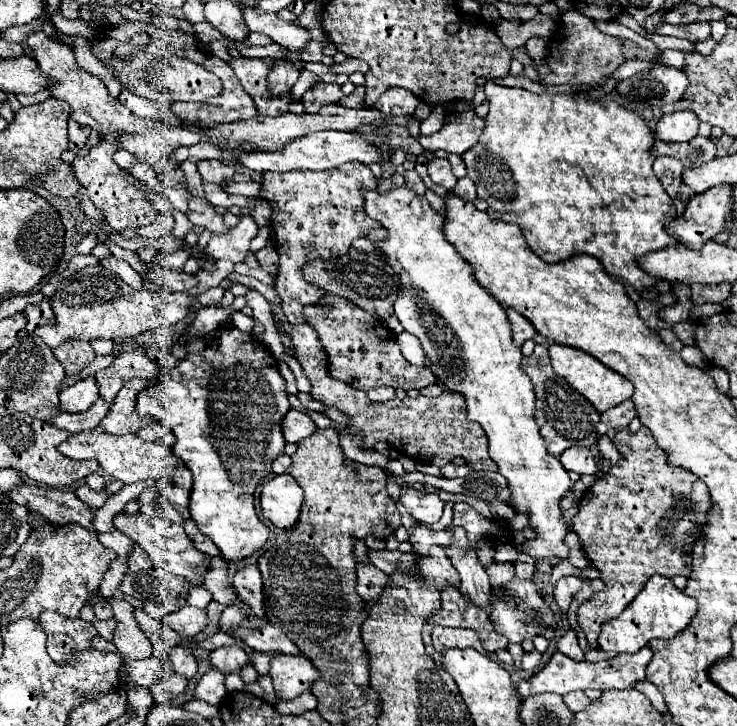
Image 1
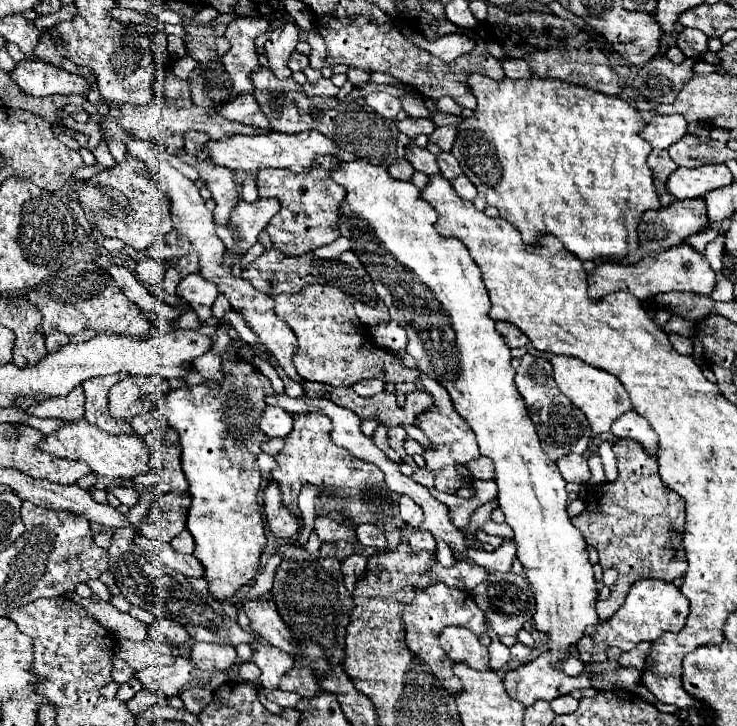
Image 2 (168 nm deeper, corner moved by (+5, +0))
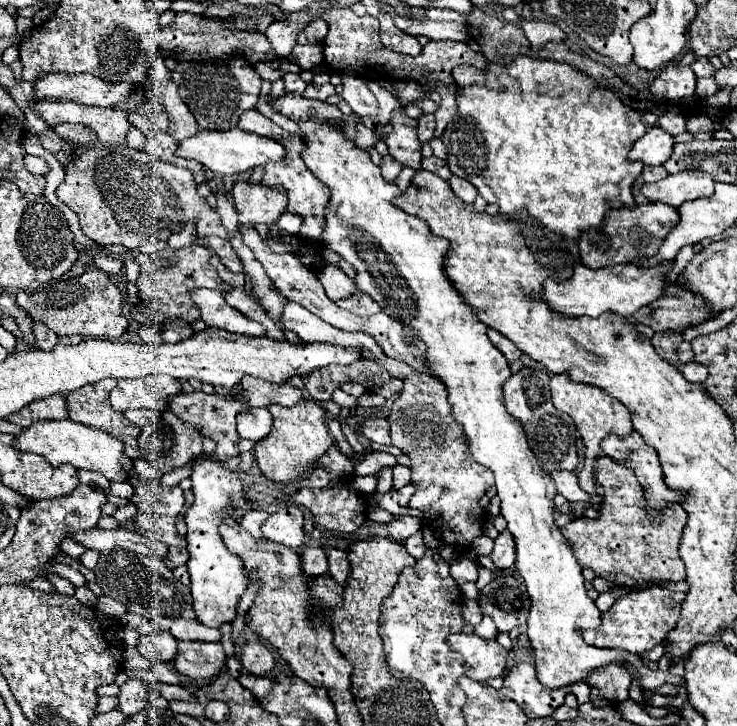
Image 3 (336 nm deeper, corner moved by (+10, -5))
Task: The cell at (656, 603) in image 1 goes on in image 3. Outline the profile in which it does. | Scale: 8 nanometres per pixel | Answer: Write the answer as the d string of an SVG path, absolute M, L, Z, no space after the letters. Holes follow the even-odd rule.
M650 587L644 591L630 591L628 595L620 597L612 609L602 613L602 623L598 629L590 629L584 633L584 641L594 647L616 647L624 649L634 655L642 655L662 643L678 623L680 605L686 593L676 593L664 587Z

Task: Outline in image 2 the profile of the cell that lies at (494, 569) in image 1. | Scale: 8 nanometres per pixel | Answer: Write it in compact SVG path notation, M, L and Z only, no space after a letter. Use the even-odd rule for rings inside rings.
M503 540L503 544L493 552L469 548L467 556L489 572L509 572L511 564L515 560L515 542Z

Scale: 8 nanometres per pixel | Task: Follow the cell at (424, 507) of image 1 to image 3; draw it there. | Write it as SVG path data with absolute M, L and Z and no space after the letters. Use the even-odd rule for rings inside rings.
M396 517L392 523L388 523L390 537L396 541L406 541L410 535L420 531L420 519L418 517Z

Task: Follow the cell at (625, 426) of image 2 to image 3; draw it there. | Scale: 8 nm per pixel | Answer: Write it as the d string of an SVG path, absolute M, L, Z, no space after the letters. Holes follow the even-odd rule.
M636 431L632 435L628 435L628 437L608 435L602 441L602 451L604 451L606 457L614 459L616 463L626 463L634 471L636 479L644 487L646 513L650 515L650 519L654 519L654 523L660 523L662 521L662 509L666 509L668 505L674 505L674 503L682 503L682 491L668 489L666 483L664 483L664 479L662 479L662 467L660 467L660 461L658 461L658 453L648 443L644 443L644 439Z

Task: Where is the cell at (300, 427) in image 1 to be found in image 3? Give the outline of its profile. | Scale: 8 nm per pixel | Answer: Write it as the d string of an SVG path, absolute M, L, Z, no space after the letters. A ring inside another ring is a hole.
M250 407L248 411L238 413L238 435L242 439L258 441L264 439L272 429L272 415L268 409Z

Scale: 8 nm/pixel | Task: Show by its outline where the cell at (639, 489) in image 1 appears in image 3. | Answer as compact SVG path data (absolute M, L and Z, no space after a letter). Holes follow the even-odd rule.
M602 455L596 459L596 483L604 489L604 501L600 503L602 517L598 521L576 517L570 519L560 531L564 539L574 547L574 557L582 567L590 567L596 575L610 581L612 587L636 587L654 579L684 581L686 569L678 555L678 543L686 525L686 511L682 505L666 509L662 523L652 523L646 515L644 489L626 465L614 463Z

